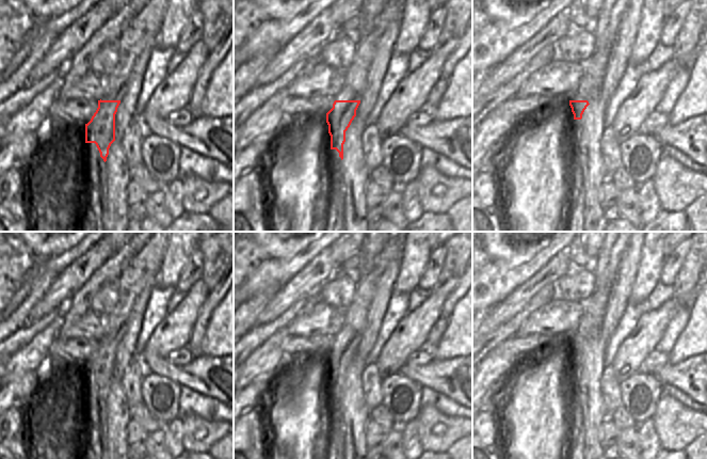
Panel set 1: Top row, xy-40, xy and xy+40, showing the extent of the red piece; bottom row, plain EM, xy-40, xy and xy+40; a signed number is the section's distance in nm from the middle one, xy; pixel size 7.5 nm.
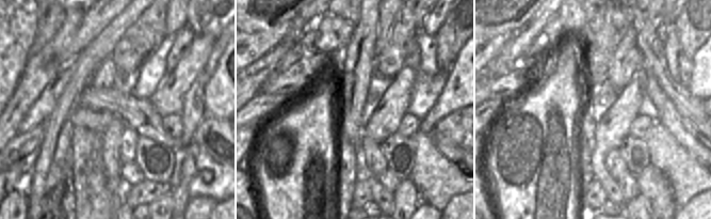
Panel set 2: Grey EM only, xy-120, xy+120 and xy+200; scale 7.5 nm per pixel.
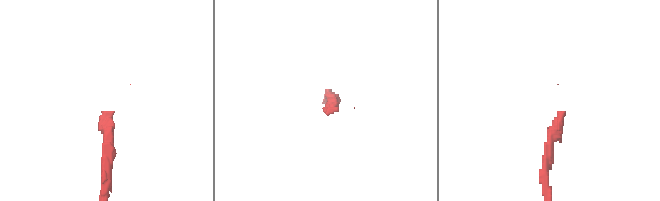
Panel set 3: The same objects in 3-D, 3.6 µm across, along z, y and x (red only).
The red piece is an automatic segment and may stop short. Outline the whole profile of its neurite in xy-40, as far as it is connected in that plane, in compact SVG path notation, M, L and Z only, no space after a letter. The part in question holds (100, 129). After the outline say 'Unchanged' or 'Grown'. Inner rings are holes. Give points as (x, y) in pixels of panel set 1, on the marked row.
M156 44L148 45L136 57L123 99L98 100L96 112L85 124L85 143L95 143L105 162L111 144L120 141L124 131L134 122L136 99L155 46Z. Grown

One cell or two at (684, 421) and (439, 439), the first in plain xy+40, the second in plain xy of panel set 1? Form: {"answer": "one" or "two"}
{"answer": "one"}

